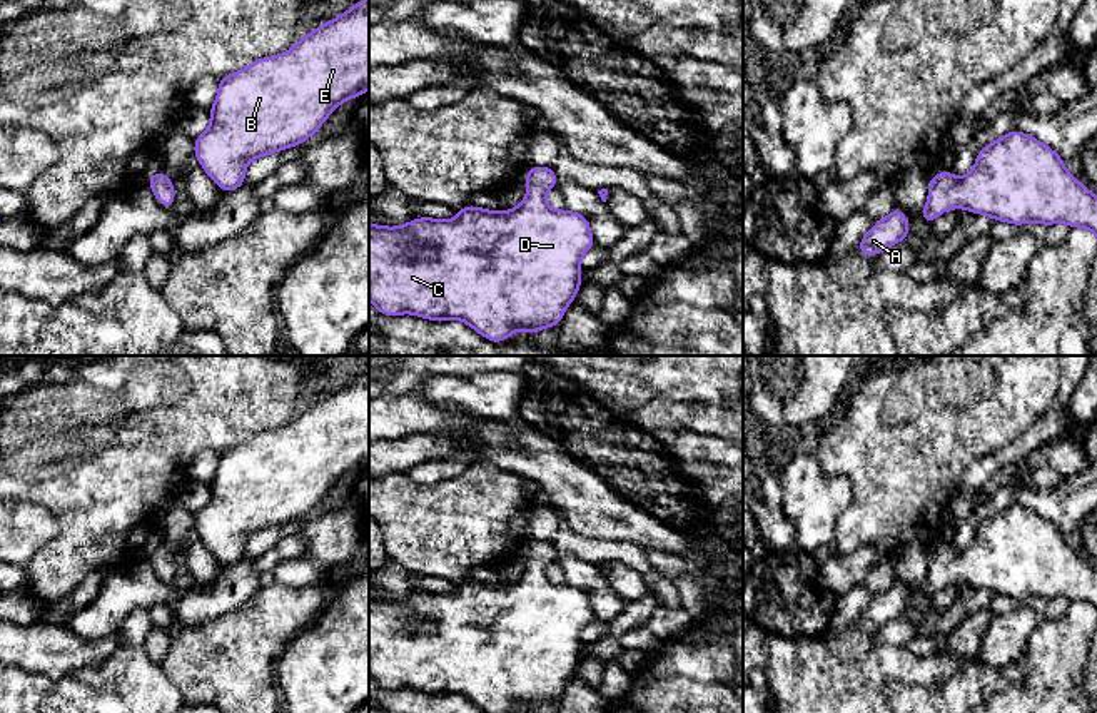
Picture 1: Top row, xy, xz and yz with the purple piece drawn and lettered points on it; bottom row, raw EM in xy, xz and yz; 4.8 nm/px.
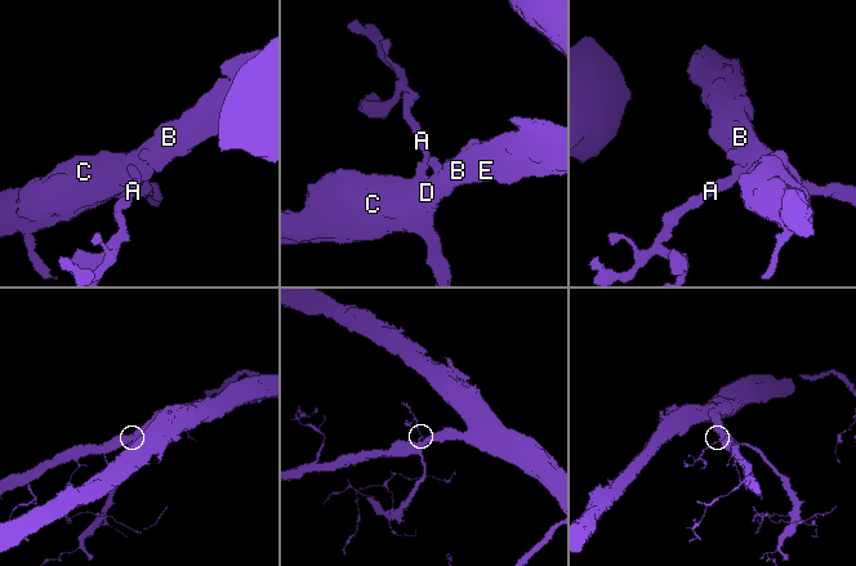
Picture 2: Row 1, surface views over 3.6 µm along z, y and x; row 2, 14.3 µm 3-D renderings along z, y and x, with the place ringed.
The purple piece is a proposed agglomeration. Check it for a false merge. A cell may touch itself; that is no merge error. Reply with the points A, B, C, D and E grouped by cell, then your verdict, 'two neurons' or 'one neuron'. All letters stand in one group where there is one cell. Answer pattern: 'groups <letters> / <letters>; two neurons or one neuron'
groups A B C D E; one neuron

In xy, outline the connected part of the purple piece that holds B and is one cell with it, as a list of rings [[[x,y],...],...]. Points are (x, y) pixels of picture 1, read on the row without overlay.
[[[369,371],[346,387],[321,397],[279,429],[264,431],[219,453],[210,501],[194,518],[194,529],[224,566],[245,556],[245,541],[259,533],[304,518],[346,474],[369,464]]]

